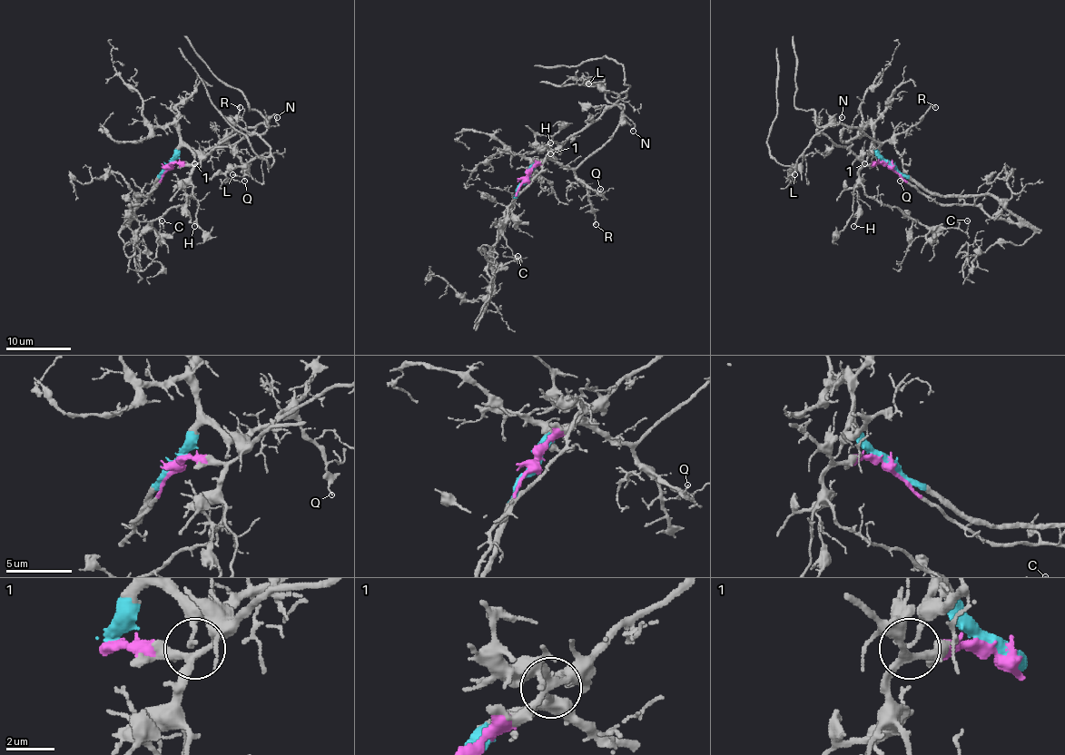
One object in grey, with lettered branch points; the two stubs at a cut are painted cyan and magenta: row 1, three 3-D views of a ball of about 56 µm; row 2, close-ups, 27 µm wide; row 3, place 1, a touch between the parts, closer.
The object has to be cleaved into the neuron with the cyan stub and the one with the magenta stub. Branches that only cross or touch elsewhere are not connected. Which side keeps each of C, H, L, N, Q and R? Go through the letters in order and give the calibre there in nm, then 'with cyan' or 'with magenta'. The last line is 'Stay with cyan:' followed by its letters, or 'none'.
C: 110 nm | with magenta
H: 90 nm | with magenta
L: 140 nm | with magenta
N: 150 nm | with magenta
Q: 100 nm | with cyan
R: 130 nm | with cyan
Stay with cyan: Q, R

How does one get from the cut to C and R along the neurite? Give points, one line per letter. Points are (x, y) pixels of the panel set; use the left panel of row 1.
C: (169, 166), (188, 163), (193, 168), (192, 192), (183, 203), (171, 207), (146, 228), (156, 231), (162, 220)
R: (169, 166), (171, 159), (183, 145), (200, 151), (212, 147), (231, 132), (240, 106)

